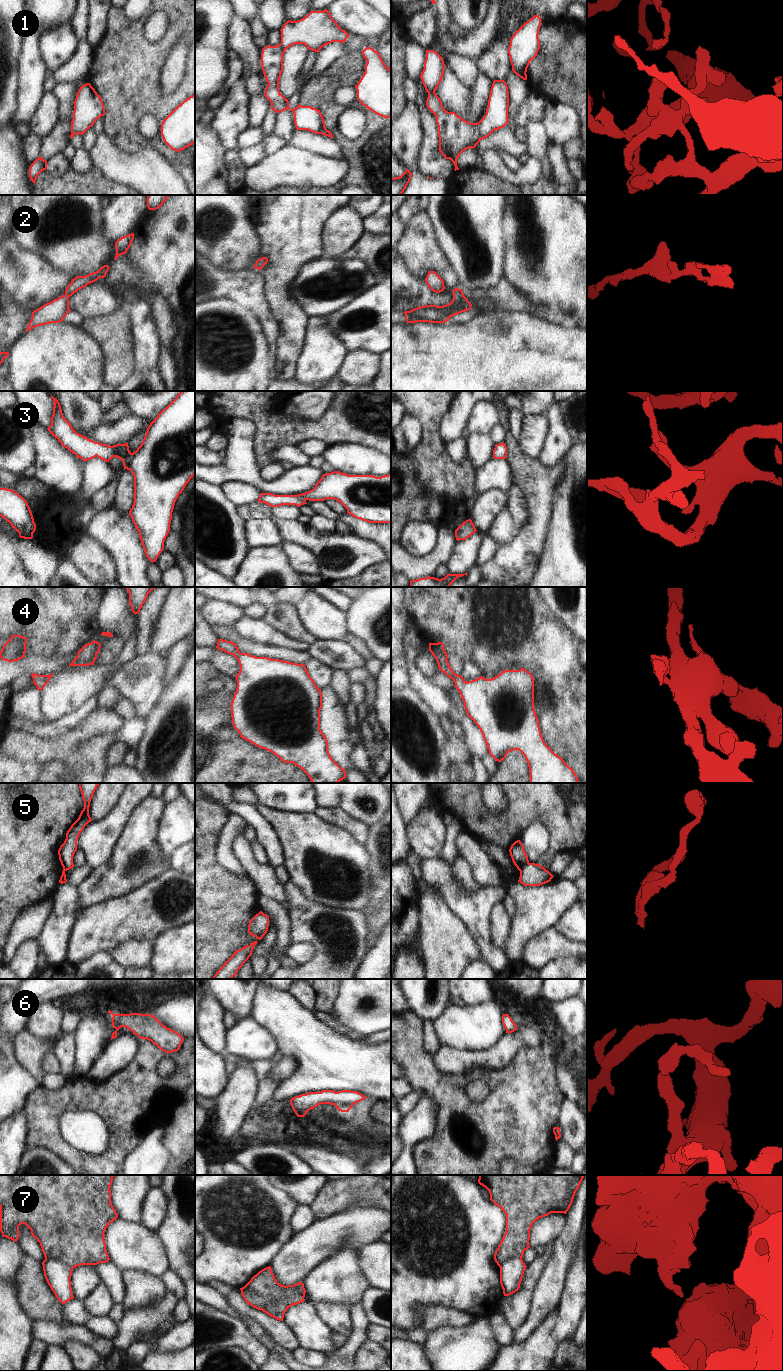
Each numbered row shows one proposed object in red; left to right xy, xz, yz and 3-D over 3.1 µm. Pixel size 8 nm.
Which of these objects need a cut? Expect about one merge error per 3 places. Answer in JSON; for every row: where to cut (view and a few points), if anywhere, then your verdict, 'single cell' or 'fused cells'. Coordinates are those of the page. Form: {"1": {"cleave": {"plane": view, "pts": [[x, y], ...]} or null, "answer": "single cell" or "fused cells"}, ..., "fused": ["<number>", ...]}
{"1": {"cleave": null, "answer": "single cell"}, "2": {"cleave": null, "answer": "single cell"}, "3": {"cleave": null, "answer": "single cell"}, "4": {"cleave": null, "answer": "single cell"}, "5": {"cleave": {"plane": "yz", "pts": [[528, 861], [519, 870]]}, "answer": "fused cells"}, "6": {"cleave": null, "answer": "single cell"}, "7": {"cleave": {"plane": "xz", "pts": [[241, 1290], [252, 1290], [262, 1296], [273, 1298], [276, 1302]]}, "answer": "fused cells"}, "fused": ["5", "7"]}

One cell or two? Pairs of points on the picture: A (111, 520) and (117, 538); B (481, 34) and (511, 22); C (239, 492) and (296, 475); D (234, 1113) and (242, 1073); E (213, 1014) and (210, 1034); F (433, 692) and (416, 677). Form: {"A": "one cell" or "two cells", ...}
{"A": "one cell", "B": "two cells", "C": "two cells", "D": "one cell", "E": "one cell", "F": "one cell"}

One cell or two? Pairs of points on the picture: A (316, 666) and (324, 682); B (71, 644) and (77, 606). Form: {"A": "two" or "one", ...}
{"A": "one", "B": "two"}

